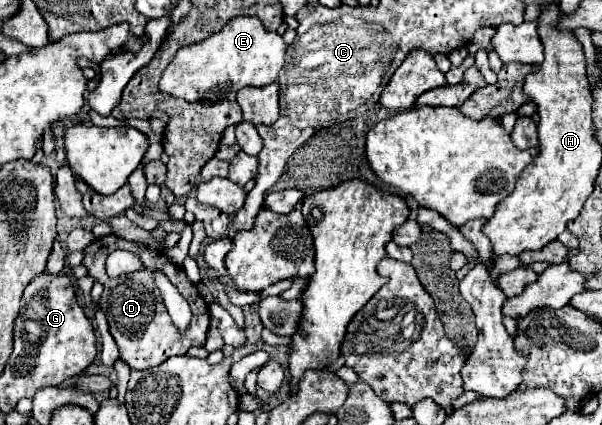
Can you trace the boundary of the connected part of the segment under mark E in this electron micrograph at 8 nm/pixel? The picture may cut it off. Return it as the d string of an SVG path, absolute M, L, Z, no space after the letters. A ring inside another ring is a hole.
M235 16L211 38L179 48L161 76L159 90L187 102L215 104L235 100L237 92L245 86L267 86L267 82L275 82L285 62L285 50L287 44L283 38L277 32L265 30L259 18Z

